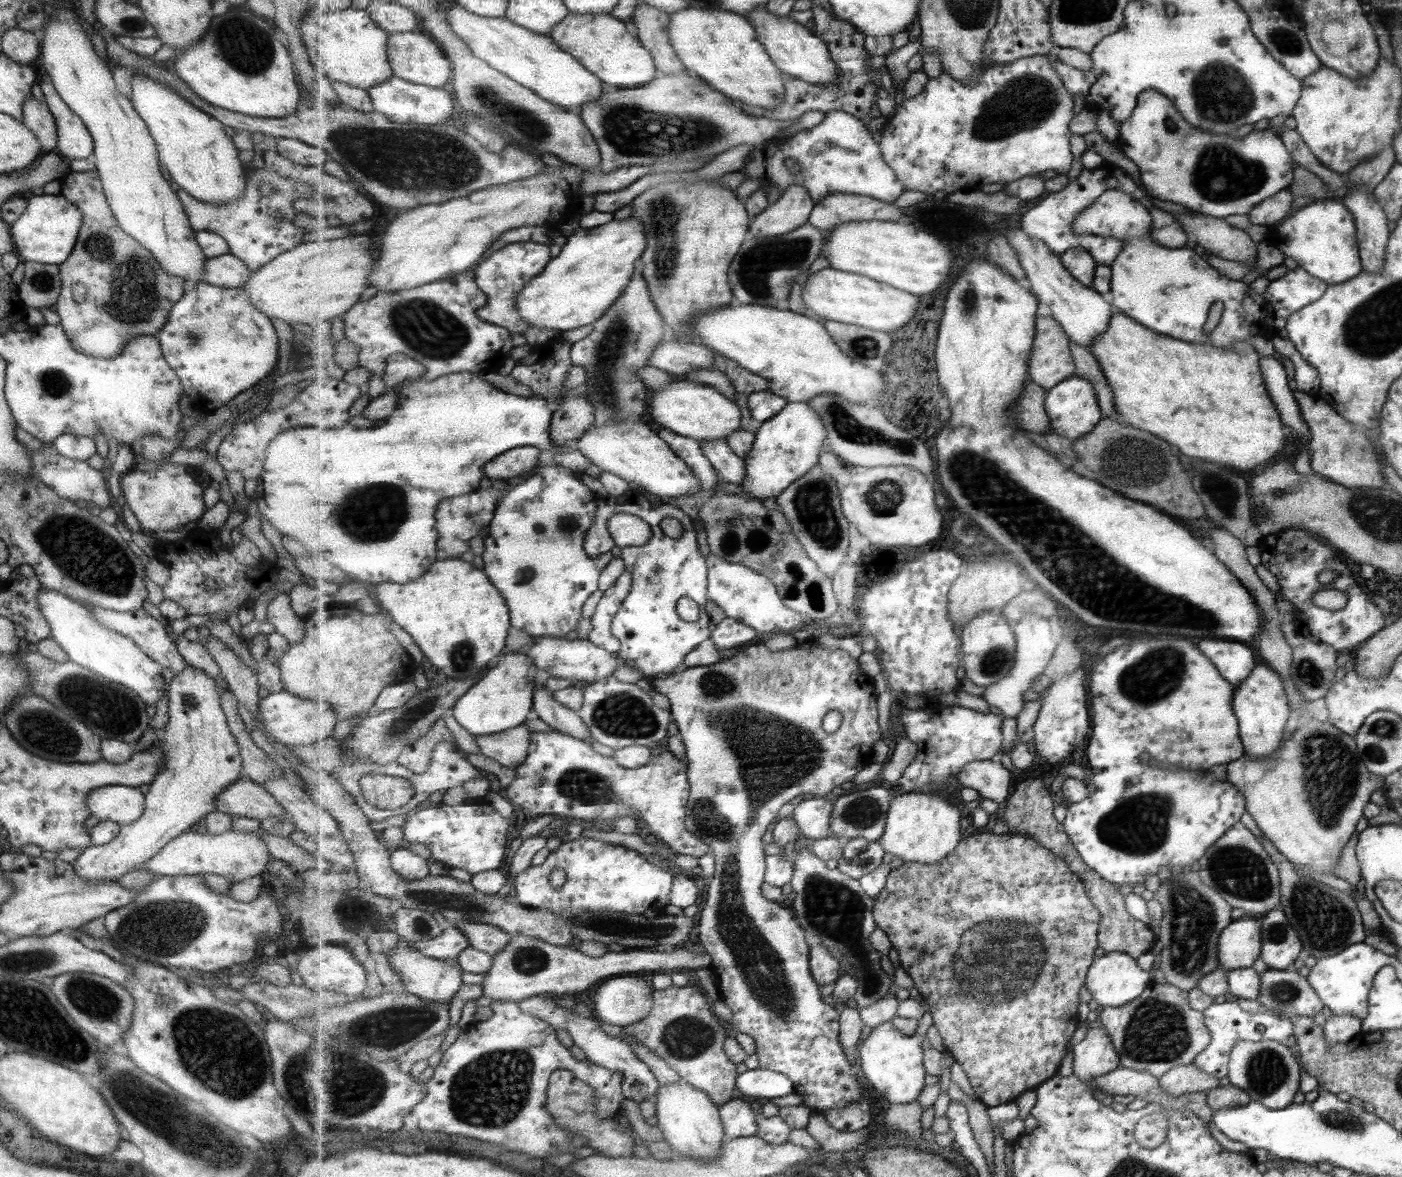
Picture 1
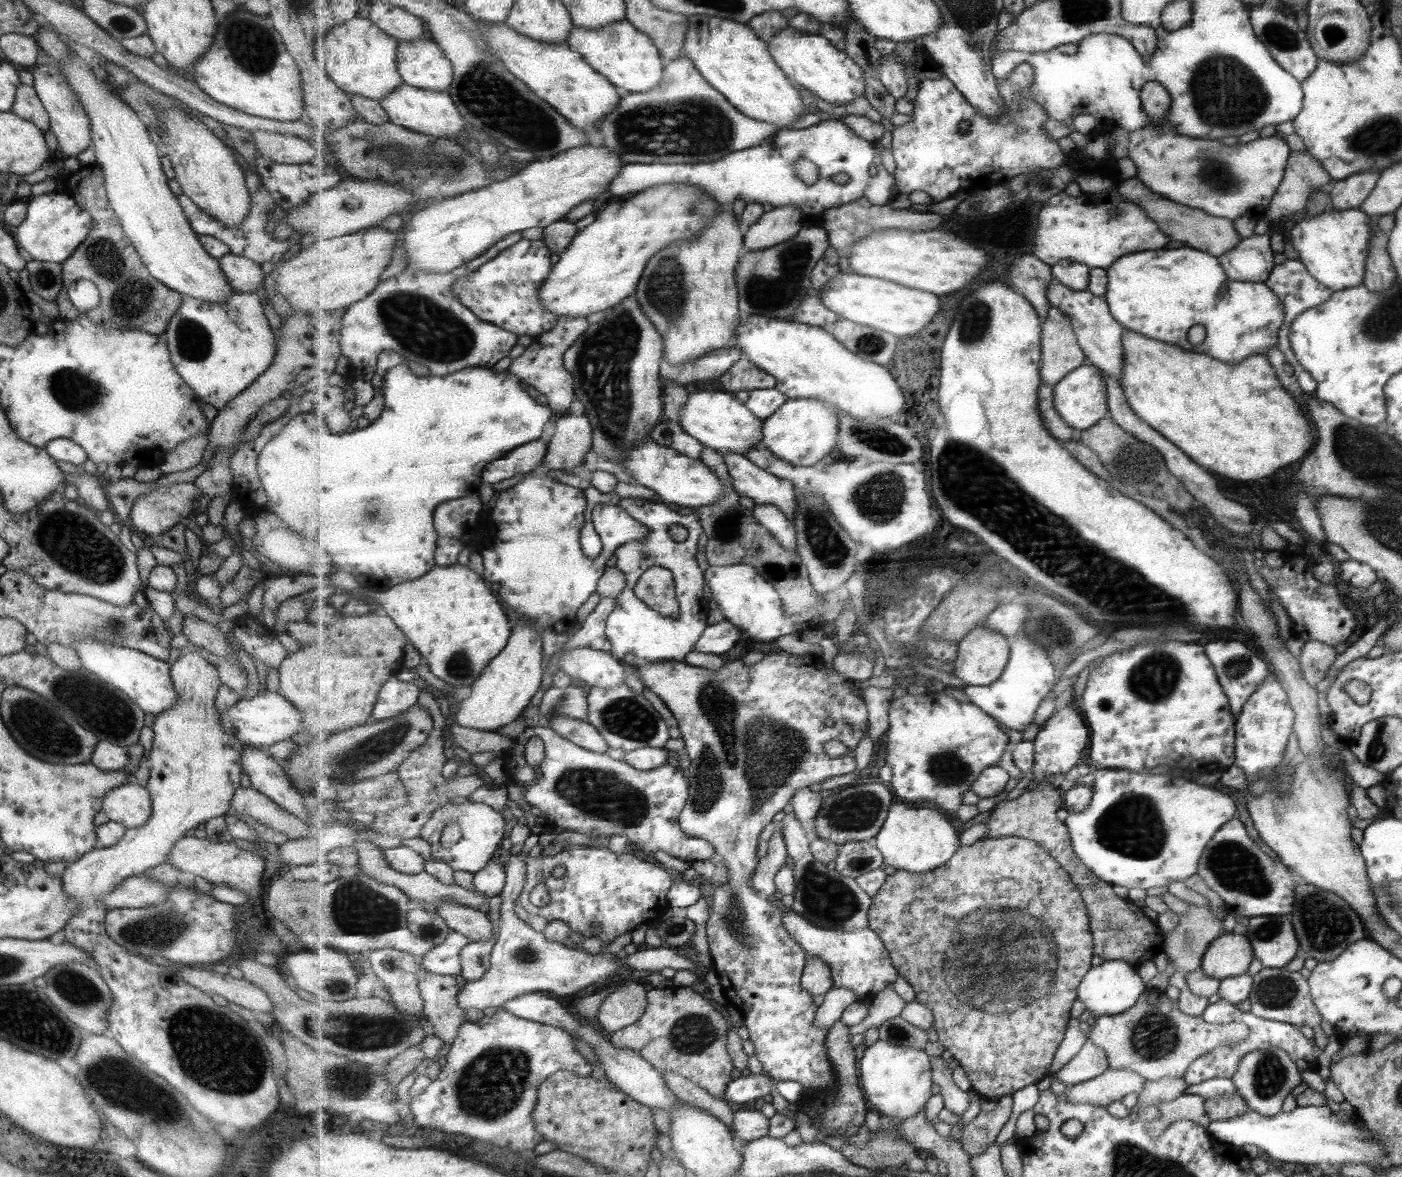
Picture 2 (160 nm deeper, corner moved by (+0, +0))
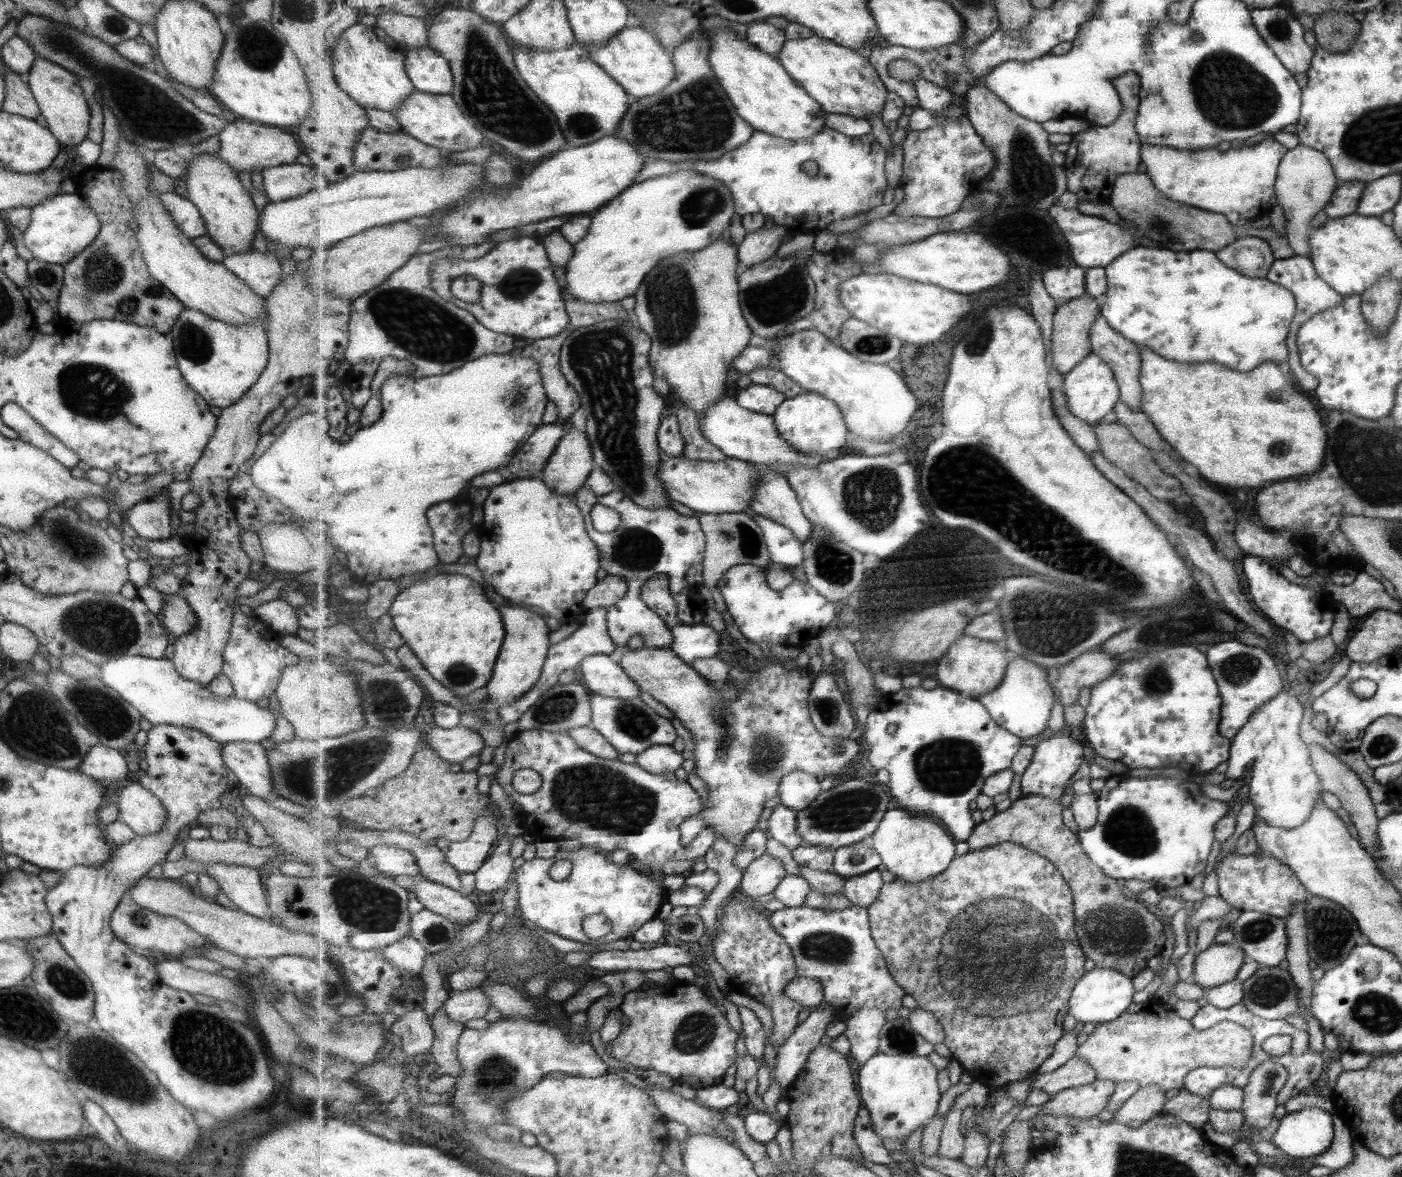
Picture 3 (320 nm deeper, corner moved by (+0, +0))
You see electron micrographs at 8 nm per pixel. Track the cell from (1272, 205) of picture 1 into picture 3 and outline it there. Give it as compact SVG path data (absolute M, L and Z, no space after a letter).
M1298 144L1292 149L1286 149L1281 161L1278 164L1277 178L1274 180L1274 195L1276 204L1284 212L1285 224L1284 236L1290 244L1294 255L1309 258L1311 219L1327 204L1333 196L1337 180L1333 176L1333 167L1330 159L1322 151L1313 150L1311 147Z

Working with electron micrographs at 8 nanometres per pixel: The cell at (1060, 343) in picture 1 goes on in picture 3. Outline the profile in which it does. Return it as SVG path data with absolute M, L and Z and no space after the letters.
M1091 295L1077 298L1065 305L1058 305L1054 318L1054 333L1052 336L1050 363L1061 375L1071 373L1083 360L1092 353L1091 329L1102 314L1097 300Z

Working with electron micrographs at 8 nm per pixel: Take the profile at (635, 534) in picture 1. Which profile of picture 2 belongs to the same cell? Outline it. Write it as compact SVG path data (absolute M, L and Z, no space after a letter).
M527 475L512 487L503 489L497 502L485 521L487 533L478 545L482 555L484 571L481 577L487 583L501 586L500 596L504 605L512 608L521 620L537 625L540 629L560 634L575 630L579 608L596 593L601 577L606 573L607 560L615 554L618 546L632 540L643 540L650 533L649 528L635 520L625 508L597 504L592 519L596 531L601 535L603 548L597 558L585 554L582 545L582 528L586 525L587 499L585 489L562 484L546 476Z

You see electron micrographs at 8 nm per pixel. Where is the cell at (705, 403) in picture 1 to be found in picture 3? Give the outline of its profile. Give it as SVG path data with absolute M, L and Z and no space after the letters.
M725 395L721 402L708 408L703 414L702 429L705 436L718 446L728 457L756 464L803 464L815 465L819 457L811 457L800 453L787 442L779 432L774 416L759 414L747 410L738 403L738 399Z

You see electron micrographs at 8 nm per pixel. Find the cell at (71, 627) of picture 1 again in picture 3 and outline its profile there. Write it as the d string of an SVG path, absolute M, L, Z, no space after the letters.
M134 654L131 656L118 656L108 659L105 664L99 666L100 681L109 688L112 688L124 702L136 708L141 718L145 719L152 726L169 724L172 726L185 727L199 731L201 734L221 744L227 742L257 742L270 739L271 732L275 730L275 713L269 706L262 708L253 702L245 699L235 698L235 695L228 697L217 696L209 692L204 686L183 678L174 667L171 659L147 658Z

